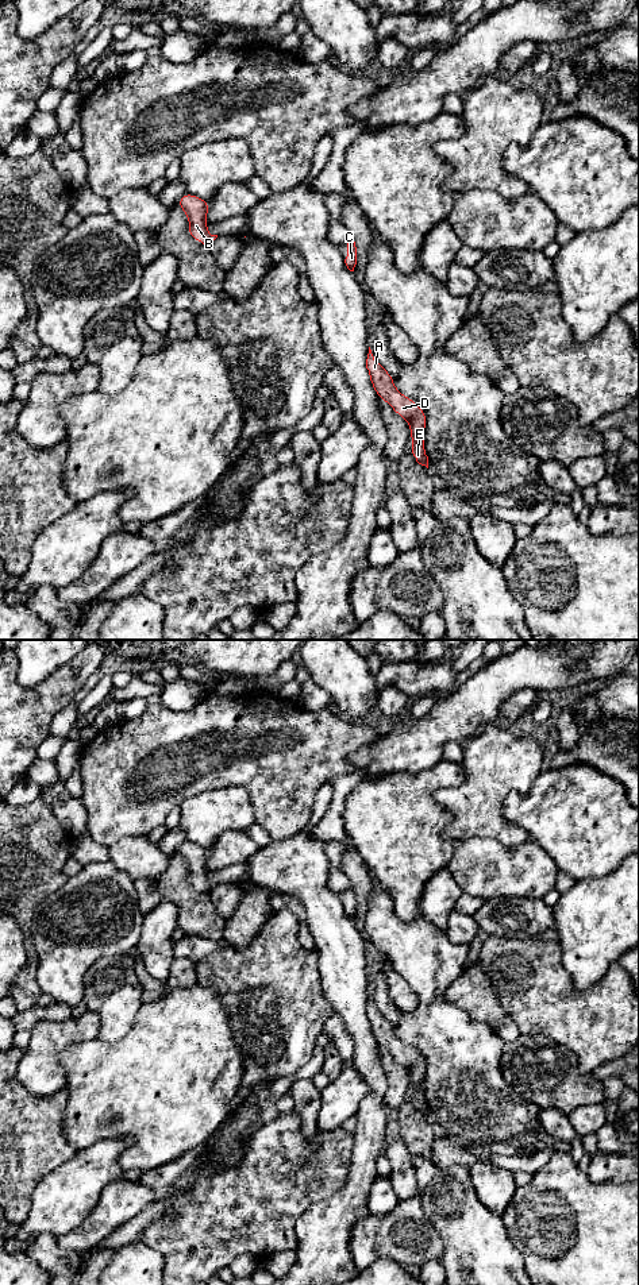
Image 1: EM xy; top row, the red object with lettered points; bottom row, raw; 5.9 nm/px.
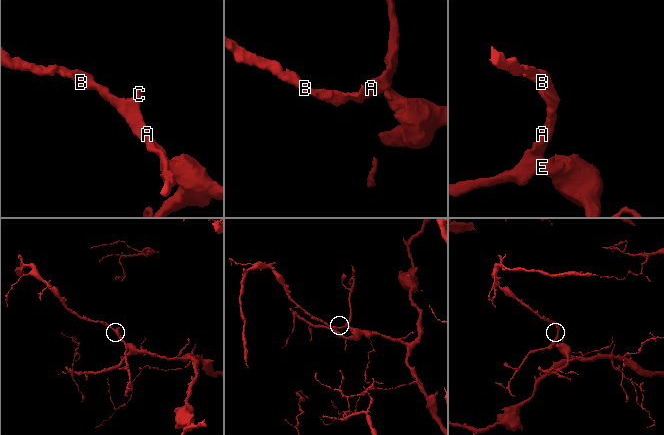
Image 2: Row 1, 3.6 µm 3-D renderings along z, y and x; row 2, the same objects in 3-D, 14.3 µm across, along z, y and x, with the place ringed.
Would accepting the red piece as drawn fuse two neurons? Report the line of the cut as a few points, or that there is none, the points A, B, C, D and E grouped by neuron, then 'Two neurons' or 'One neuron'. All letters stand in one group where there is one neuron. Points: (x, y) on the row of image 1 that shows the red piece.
Split along xy (423, 436), (412, 442). Groups: A B C D / E. Two neurons

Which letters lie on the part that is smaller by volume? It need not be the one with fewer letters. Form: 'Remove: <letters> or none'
Remove: A, B, C, D

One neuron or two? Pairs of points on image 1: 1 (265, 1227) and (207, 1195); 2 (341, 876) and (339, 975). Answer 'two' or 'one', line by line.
1: one
2: two

